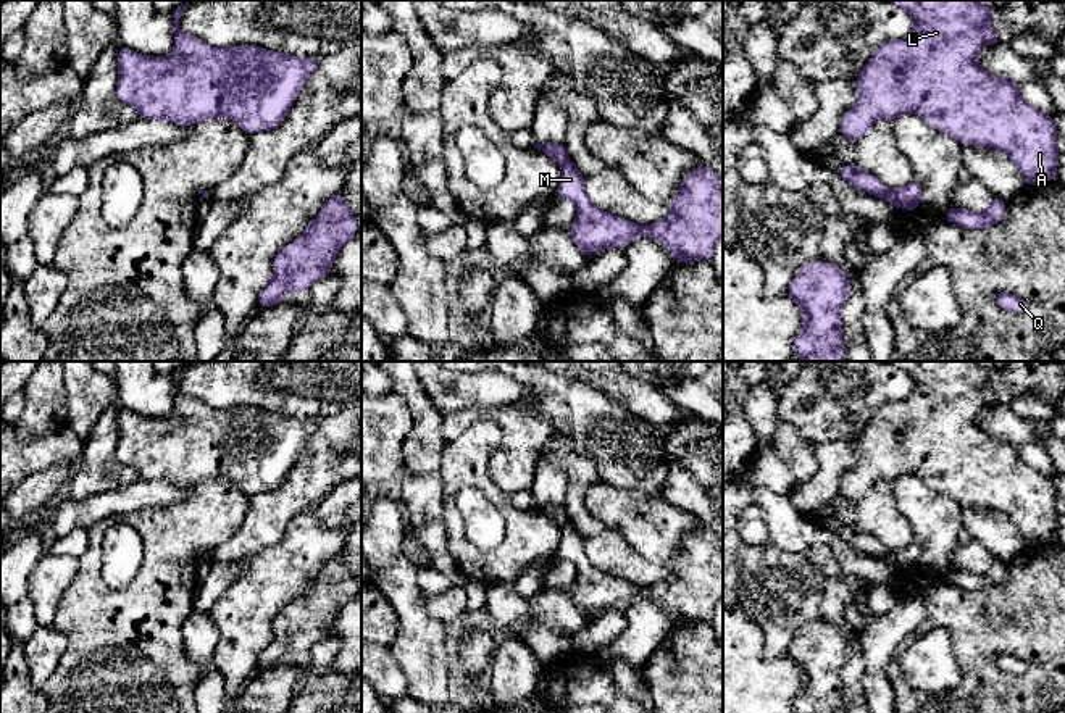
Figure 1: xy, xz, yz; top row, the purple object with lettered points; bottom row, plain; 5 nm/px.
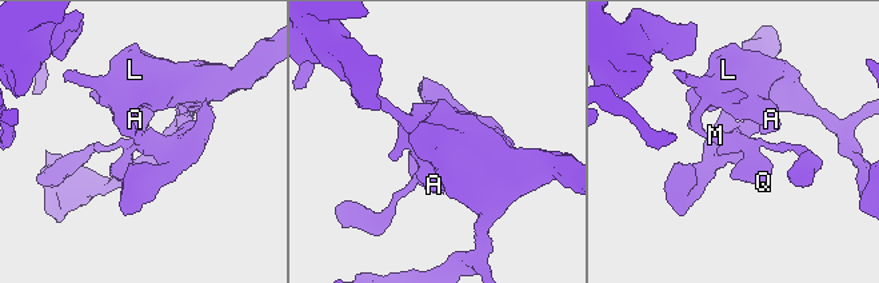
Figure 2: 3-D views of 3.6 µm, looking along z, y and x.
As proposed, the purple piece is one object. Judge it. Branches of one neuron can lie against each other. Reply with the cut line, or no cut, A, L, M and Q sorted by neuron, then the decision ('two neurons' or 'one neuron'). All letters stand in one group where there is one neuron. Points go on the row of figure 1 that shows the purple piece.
cut in xz along (568, 160), (562, 165); A L / M Q; two neurons

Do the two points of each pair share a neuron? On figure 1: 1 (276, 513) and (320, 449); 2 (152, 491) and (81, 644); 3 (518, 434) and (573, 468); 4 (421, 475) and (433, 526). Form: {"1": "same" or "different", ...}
{"1": "same", "2": "different", "3": "different", "4": "same"}

